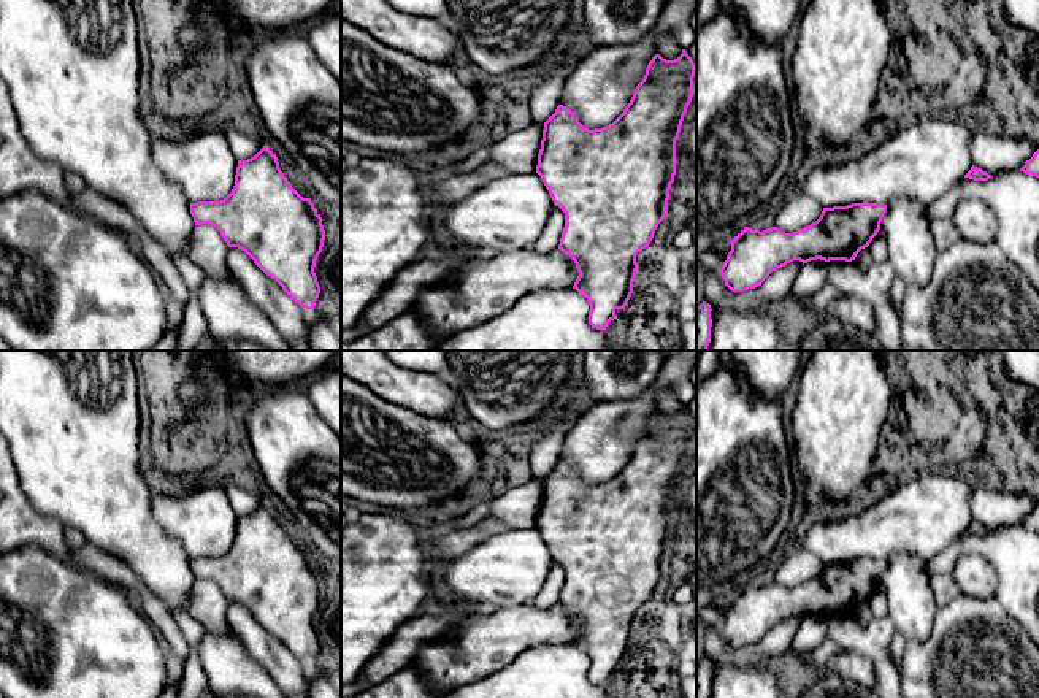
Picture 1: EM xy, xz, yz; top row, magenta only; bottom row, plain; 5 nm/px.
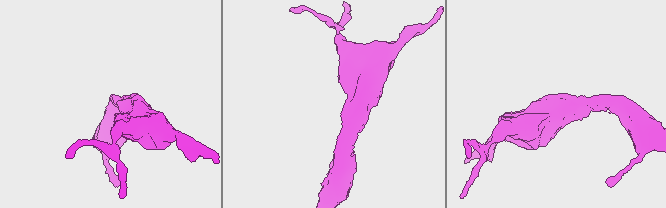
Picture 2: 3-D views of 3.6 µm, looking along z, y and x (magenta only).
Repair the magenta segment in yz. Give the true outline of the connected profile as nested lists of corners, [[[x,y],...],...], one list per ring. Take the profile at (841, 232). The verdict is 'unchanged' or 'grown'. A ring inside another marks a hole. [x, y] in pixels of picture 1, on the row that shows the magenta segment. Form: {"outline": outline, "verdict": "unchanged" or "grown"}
{"outline": [[[863,201],[823,208],[815,222],[793,233],[744,227],[731,240],[720,274],[731,292],[744,292],[793,260],[852,262],[877,235],[885,213],[887,205]]], "verdict": "unchanged"}

